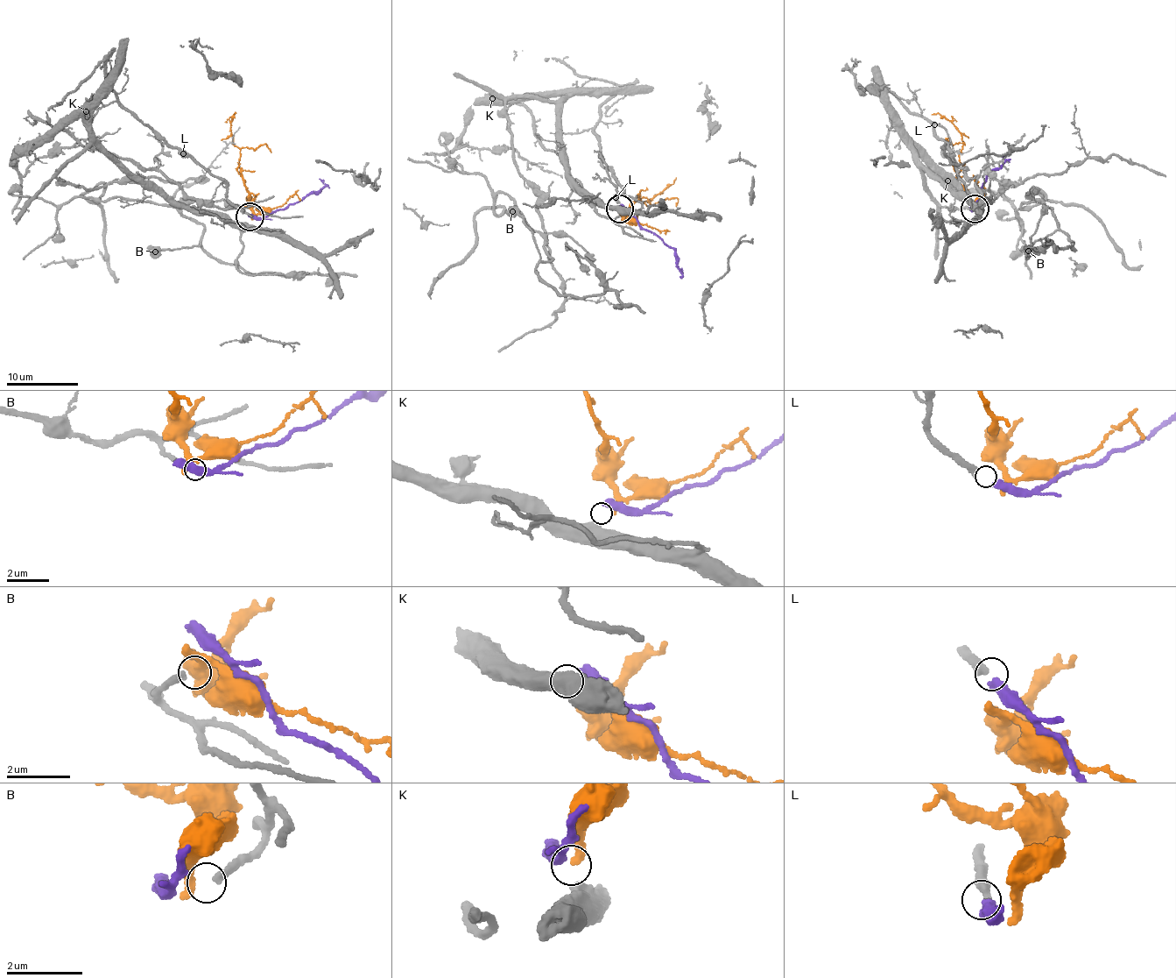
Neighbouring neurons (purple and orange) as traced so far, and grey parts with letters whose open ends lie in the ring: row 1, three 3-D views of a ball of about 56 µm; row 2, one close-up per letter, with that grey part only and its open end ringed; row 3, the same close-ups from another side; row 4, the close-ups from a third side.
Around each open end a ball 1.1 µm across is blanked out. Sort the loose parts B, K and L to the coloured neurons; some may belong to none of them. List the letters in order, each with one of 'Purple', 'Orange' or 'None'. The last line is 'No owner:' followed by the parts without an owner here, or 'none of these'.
B: None
K: Orange
L: Purple
No owner: B

